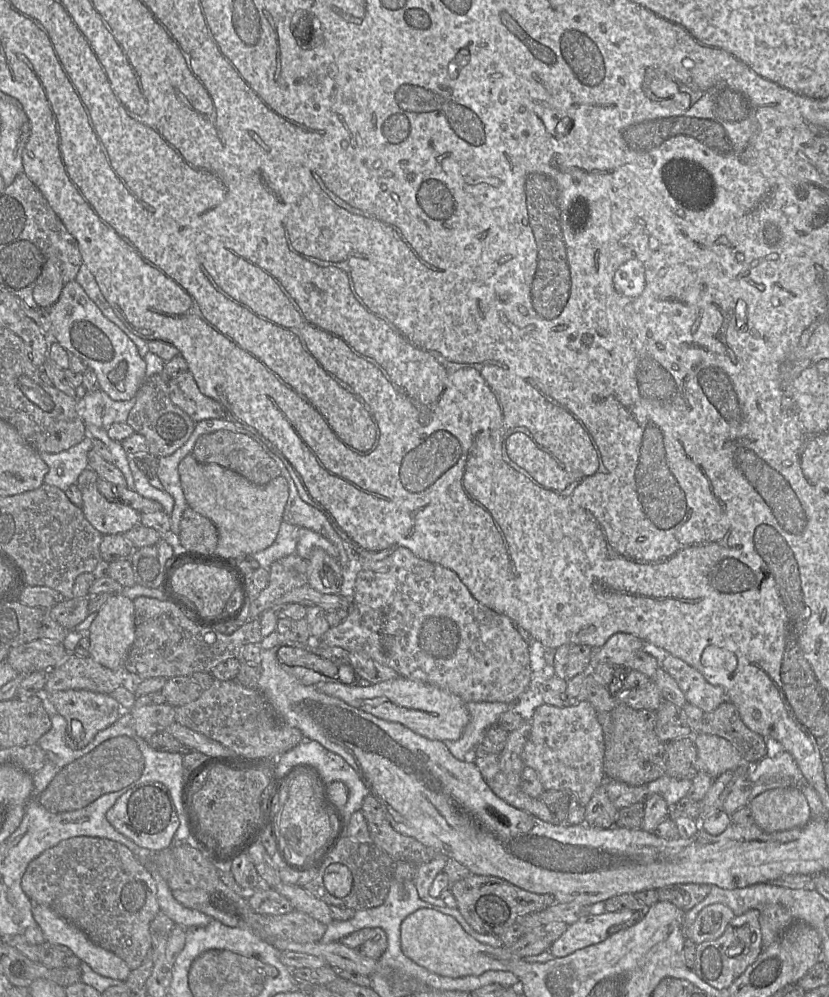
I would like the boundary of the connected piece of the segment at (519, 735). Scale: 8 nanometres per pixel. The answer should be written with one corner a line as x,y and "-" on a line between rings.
525,721
518,729
509,733
506,745
499,755
499,770
487,784
509,805
526,811
544,822
556,824
549,806
539,798
525,794
521,789
521,775
525,767
522,753
531,731
531,723

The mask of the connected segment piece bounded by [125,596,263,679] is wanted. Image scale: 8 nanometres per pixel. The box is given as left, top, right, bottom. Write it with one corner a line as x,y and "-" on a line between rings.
140,596
133,600
135,640
125,662
125,669
142,679
152,677
190,677
195,672
208,672
229,658
240,658
246,644
259,644
263,637
259,619
246,622
230,635
215,628
203,628
189,620
167,600

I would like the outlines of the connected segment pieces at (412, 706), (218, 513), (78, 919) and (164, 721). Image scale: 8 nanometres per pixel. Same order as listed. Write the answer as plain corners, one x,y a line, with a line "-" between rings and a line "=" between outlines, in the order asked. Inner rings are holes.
402,676
368,687
343,683
319,683
316,687
320,692
338,698
352,707
380,719
400,723
431,740
458,740
470,718
467,703
460,697
437,686
=
192,453
180,461
178,470
189,507
211,520
217,528
218,544
215,552
237,558
263,551
274,543
289,497
288,482
283,476
278,476
268,484
256,485
219,464
201,464
=
76,836
65,839
29,863
21,887
34,904
49,907
77,926
93,943
121,958
131,971
143,963
151,948
149,926
160,911
157,888
148,870
123,844
99,837
=
167,703
133,707
130,713
134,720
134,730
143,739
164,731
175,722
175,707

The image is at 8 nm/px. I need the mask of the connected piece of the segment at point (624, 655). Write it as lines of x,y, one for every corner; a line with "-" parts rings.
617,633
599,649
593,651
593,664
609,663
624,666
639,650
645,648
645,642
629,633

